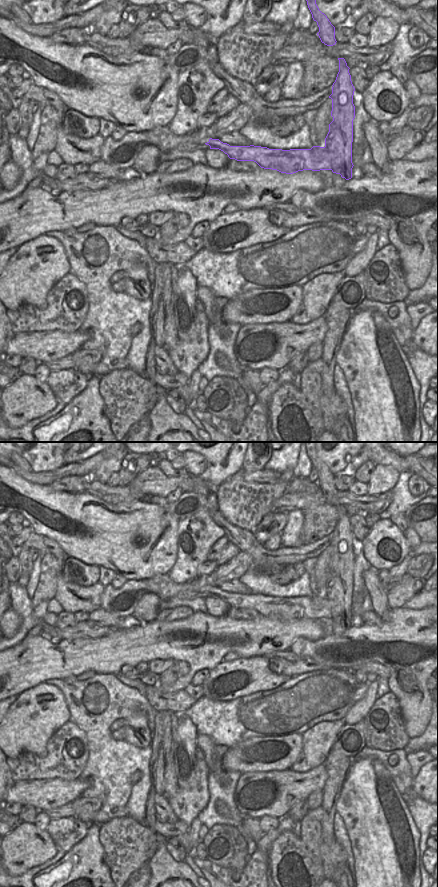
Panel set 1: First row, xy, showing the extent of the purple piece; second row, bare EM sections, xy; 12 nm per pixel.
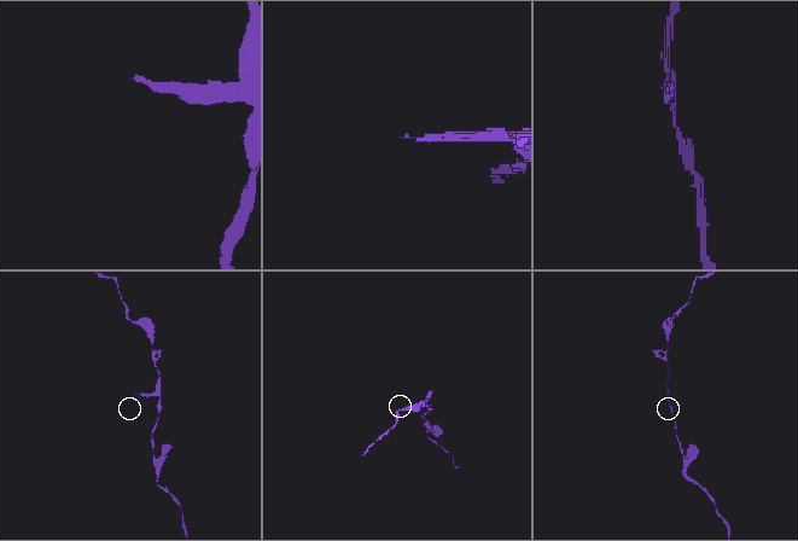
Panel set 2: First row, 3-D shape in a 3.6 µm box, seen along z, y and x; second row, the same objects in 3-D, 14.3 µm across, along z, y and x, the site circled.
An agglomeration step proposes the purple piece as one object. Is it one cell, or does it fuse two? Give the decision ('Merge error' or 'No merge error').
Merge error.

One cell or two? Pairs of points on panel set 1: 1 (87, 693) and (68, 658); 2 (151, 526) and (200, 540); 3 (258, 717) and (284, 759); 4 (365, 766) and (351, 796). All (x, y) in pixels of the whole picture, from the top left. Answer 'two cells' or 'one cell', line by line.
1: two cells
2: two cells
3: two cells
4: one cell

